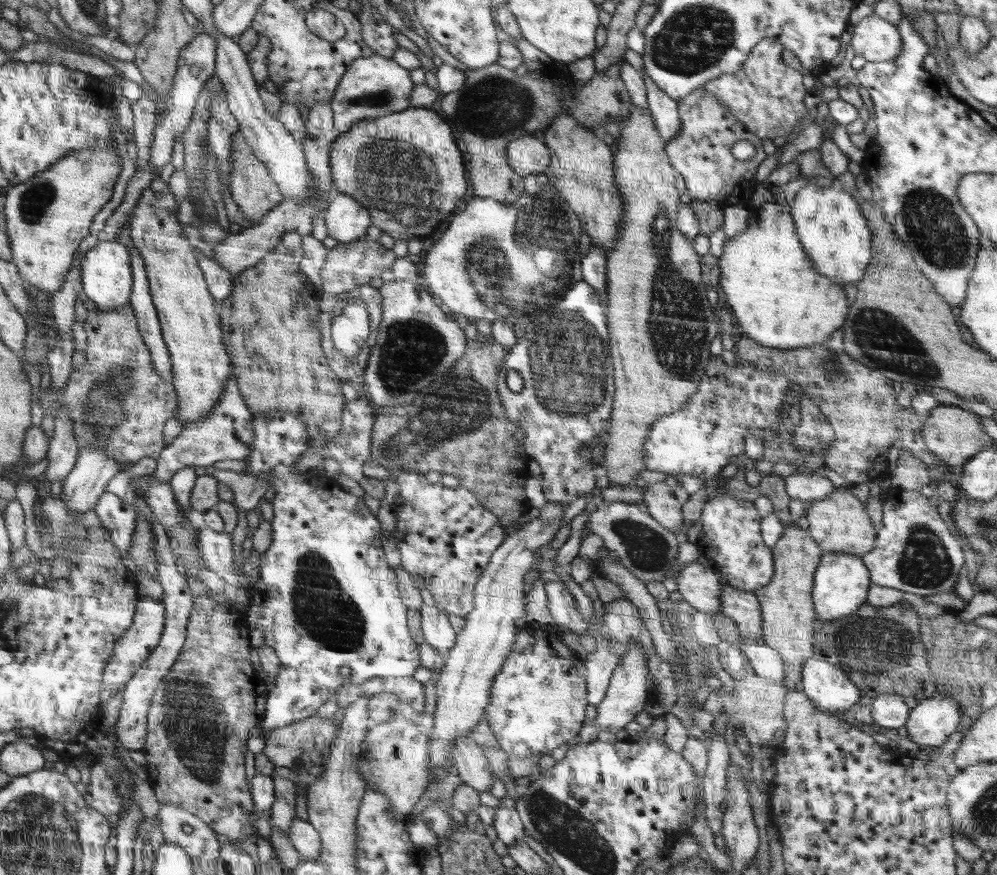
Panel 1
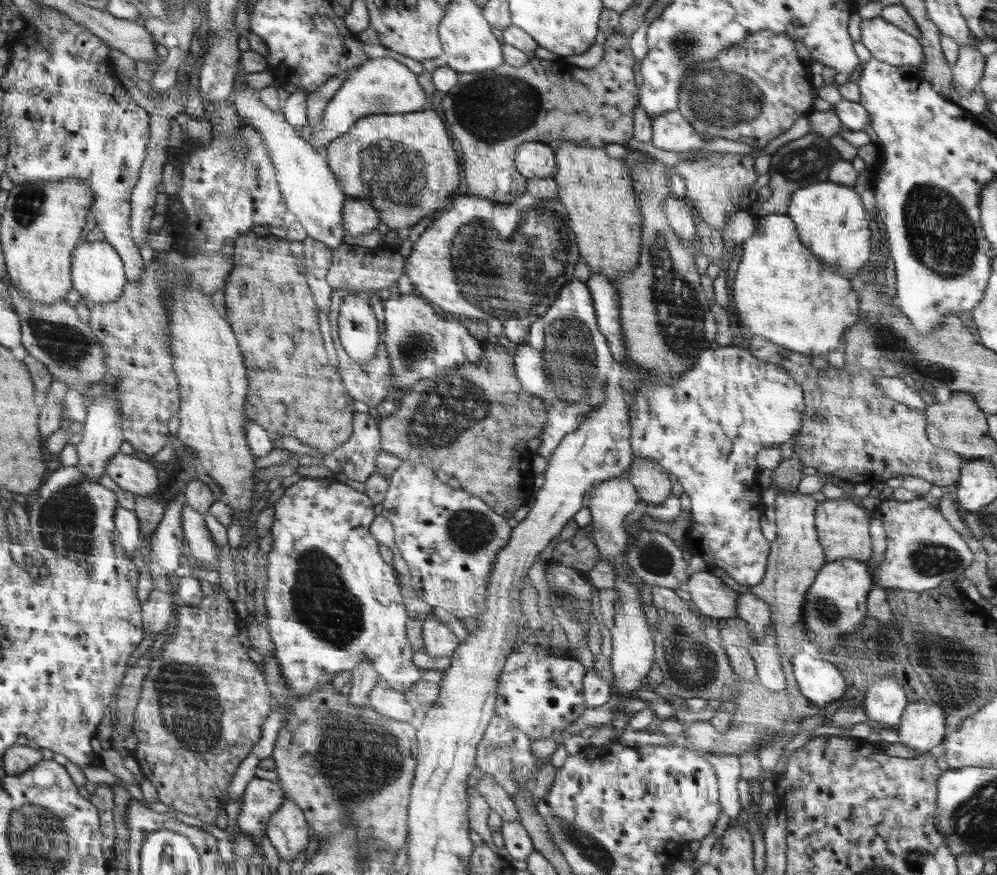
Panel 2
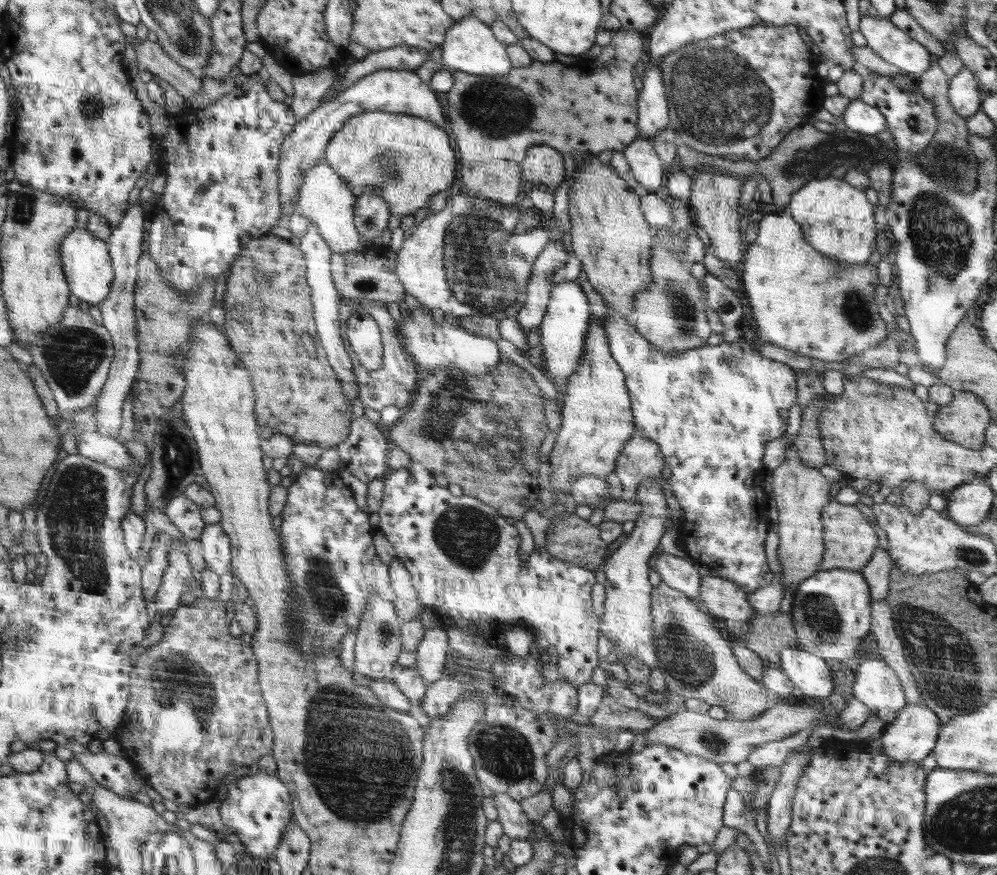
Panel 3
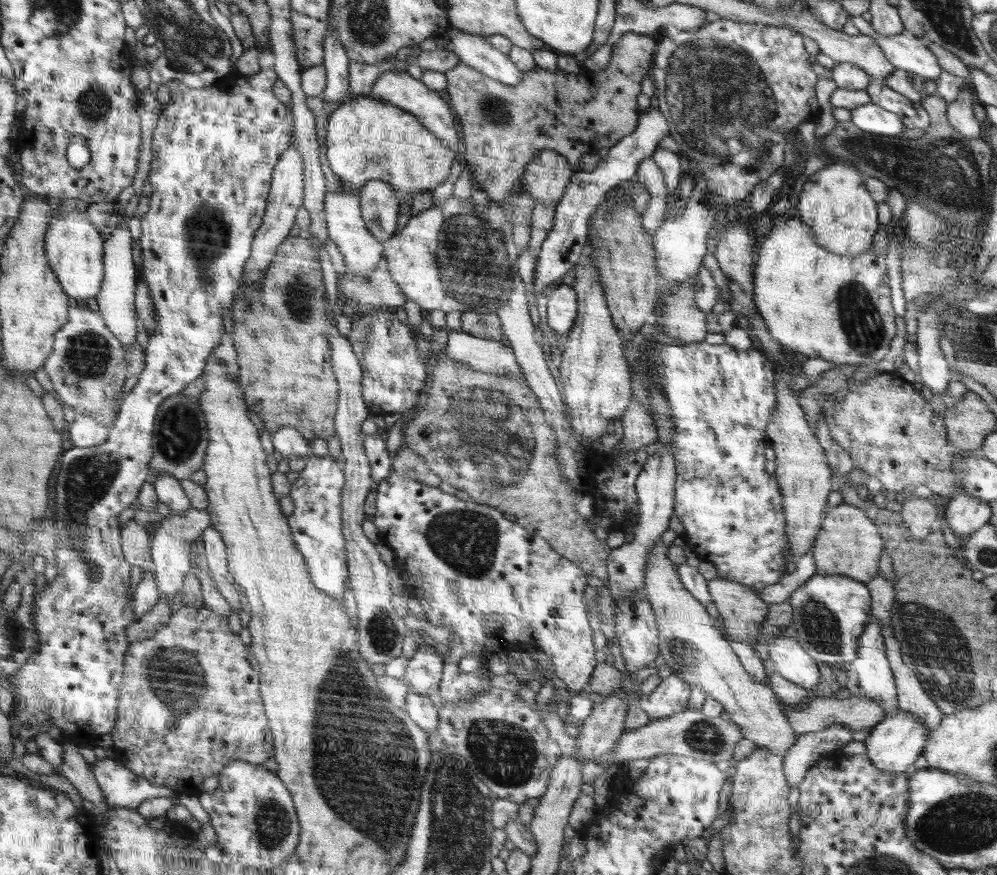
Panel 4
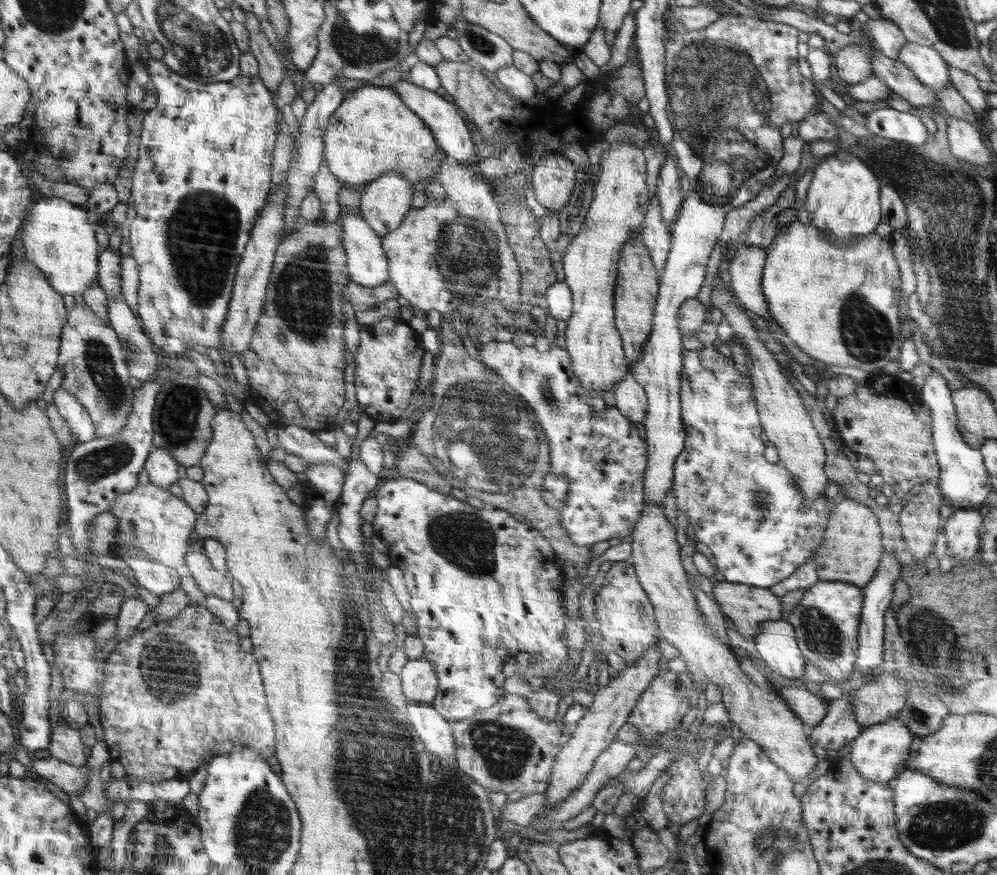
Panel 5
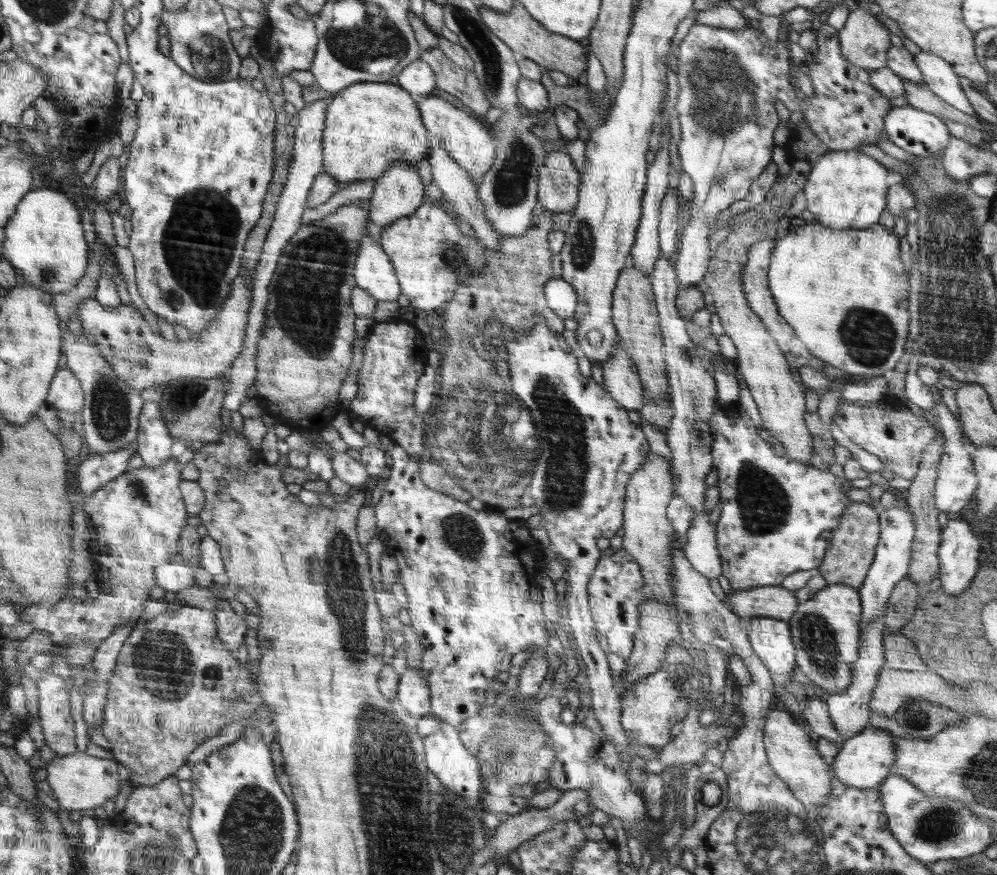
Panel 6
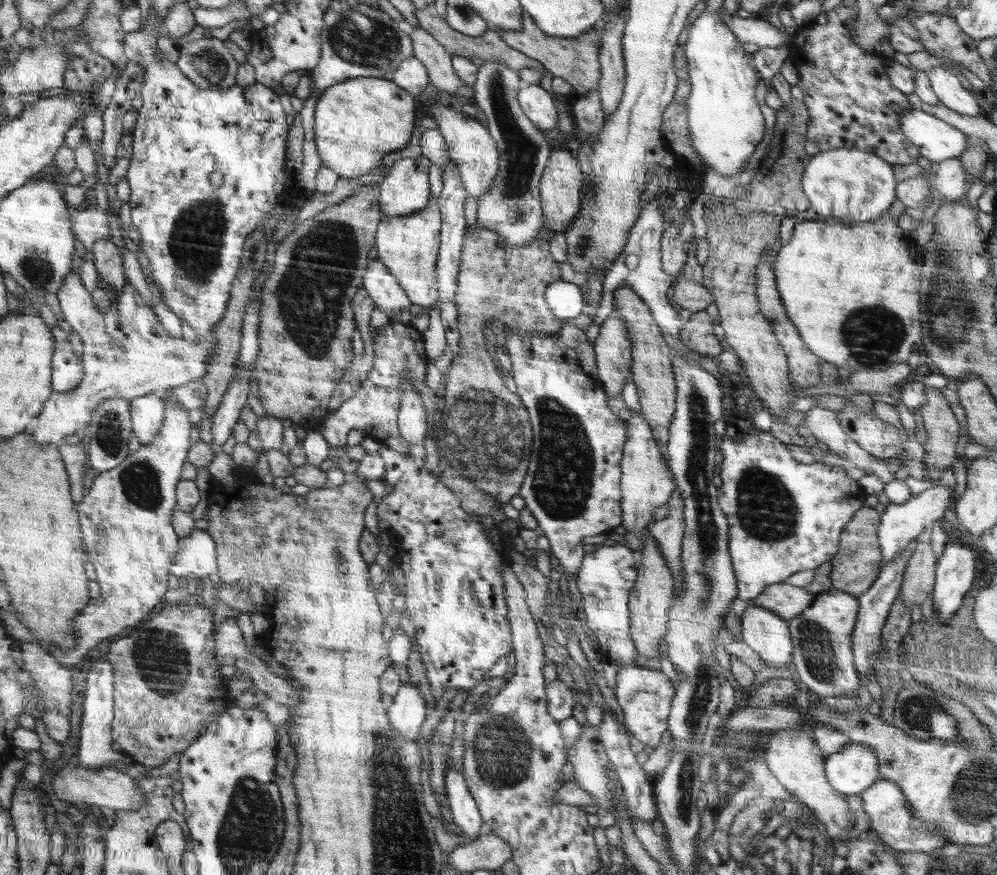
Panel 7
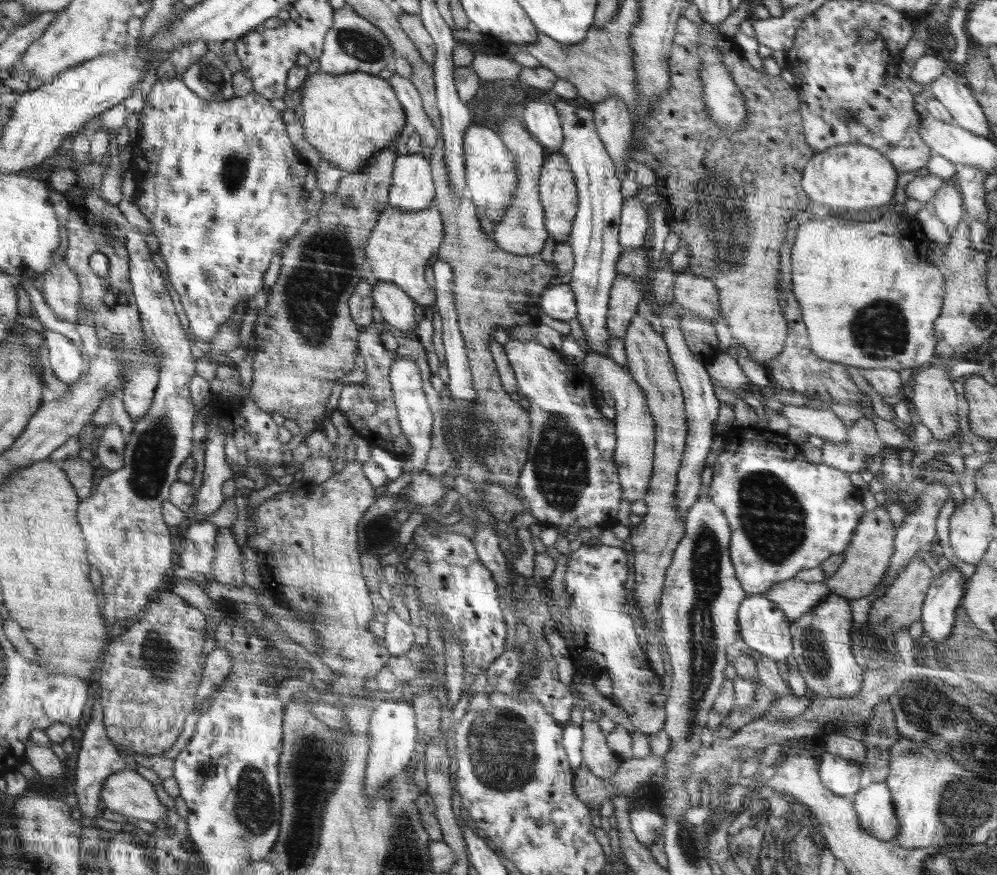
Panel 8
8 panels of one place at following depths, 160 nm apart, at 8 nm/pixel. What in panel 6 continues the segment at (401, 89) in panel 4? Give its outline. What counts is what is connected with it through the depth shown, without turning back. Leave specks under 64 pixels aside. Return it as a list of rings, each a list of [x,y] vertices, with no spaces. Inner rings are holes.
[[[436,95],[420,98],[419,102],[422,112],[422,121],[426,128],[436,140],[436,145],[448,152],[448,155],[458,163],[463,169],[468,171],[470,180],[477,185],[483,181],[483,176],[488,172],[494,160],[494,140],[490,138],[490,132],[484,124],[480,124],[476,118],[468,116],[466,112],[458,110],[444,98],[438,98]]]

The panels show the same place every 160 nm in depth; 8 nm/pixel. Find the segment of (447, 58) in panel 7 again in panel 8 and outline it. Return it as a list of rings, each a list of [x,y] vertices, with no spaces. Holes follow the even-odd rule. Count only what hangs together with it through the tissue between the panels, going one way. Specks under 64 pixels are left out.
[[[404,11],[397,19],[400,21],[401,28],[412,38],[413,43],[420,50],[421,57],[433,67],[437,56],[437,45],[421,17]]]

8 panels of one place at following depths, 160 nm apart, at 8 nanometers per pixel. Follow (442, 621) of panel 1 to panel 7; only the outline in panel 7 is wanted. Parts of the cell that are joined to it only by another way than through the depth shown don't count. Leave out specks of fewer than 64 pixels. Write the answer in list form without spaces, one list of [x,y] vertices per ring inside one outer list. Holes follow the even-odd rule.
[[[410,681],[403,684],[388,709],[394,728],[409,741],[417,738],[420,726],[426,720],[426,702],[418,691]]]

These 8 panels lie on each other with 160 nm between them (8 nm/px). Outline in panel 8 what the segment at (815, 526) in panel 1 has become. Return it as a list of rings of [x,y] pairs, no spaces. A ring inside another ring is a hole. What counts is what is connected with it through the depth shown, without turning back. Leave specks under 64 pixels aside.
[[[878,506],[873,511],[864,511],[852,533],[850,544],[844,552],[841,552],[844,555],[842,566],[824,582],[831,594],[853,600],[873,593],[882,579],[886,578],[890,558],[895,549],[895,534],[896,528],[889,515],[886,514],[886,509]]]

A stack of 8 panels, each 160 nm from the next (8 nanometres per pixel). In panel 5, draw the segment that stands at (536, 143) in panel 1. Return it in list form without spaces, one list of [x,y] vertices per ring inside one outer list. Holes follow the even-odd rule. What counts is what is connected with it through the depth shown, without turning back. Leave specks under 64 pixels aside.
[[[560,152],[544,154],[533,166],[531,181],[538,204],[557,212],[566,206],[574,188],[574,163]]]

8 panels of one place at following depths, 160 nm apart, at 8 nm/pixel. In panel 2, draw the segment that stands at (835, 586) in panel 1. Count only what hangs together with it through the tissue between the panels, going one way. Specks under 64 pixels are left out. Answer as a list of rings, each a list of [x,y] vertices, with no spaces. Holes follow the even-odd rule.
[[[844,559],[827,562],[816,574],[804,598],[802,622],[805,630],[840,635],[856,632],[866,618],[867,597],[873,587],[873,578],[864,561]]]

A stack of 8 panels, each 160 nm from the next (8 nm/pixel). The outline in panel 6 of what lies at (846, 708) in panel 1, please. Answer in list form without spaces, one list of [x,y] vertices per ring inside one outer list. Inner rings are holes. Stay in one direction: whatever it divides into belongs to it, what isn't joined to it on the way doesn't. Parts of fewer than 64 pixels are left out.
[[[768,616],[746,621],[750,646],[773,676],[787,679],[797,662],[790,626],[786,621]]]

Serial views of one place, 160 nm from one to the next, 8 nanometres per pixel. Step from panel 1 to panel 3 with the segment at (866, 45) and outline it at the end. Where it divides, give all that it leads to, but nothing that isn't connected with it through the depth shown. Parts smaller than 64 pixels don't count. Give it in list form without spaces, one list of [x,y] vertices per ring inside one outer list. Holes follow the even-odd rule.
[[[864,15],[859,22],[859,31],[864,35],[867,46],[880,58],[906,73],[923,73],[930,68],[932,53],[924,48],[917,40],[910,38],[902,29],[896,28],[890,19],[872,15]]]

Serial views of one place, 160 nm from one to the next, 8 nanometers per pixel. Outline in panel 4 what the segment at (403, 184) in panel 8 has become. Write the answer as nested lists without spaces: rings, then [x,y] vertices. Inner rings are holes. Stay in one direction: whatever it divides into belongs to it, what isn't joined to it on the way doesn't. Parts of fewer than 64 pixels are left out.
[[[370,180],[361,187],[361,216],[370,233],[379,241],[386,243],[396,230],[398,222],[398,196],[392,184],[384,180]]]

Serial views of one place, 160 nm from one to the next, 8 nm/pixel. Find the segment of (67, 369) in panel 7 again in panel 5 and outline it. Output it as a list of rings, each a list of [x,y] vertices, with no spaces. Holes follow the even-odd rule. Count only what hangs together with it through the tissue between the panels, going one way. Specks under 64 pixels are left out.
[[[59,387],[55,393],[51,393],[49,401],[57,406],[60,416],[77,436],[77,442],[84,443],[95,438],[95,424],[89,417],[84,405],[80,404],[72,393],[65,388]]]

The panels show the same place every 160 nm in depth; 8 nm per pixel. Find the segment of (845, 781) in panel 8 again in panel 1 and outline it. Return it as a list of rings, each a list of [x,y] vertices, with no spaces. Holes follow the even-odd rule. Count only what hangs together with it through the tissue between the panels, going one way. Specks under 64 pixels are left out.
[[[952,697],[928,698],[911,706],[905,727],[918,745],[941,746],[957,731],[961,715]]]

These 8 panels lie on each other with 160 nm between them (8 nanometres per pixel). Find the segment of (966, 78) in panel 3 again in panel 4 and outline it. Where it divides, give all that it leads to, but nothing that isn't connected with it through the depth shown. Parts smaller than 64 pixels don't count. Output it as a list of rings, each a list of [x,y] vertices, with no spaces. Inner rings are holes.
[[[967,85],[952,104],[947,104],[947,118],[950,126],[960,131],[964,138],[972,138],[972,140],[979,139],[981,131],[980,122],[975,118],[972,110],[974,102],[976,102],[974,92]]]

